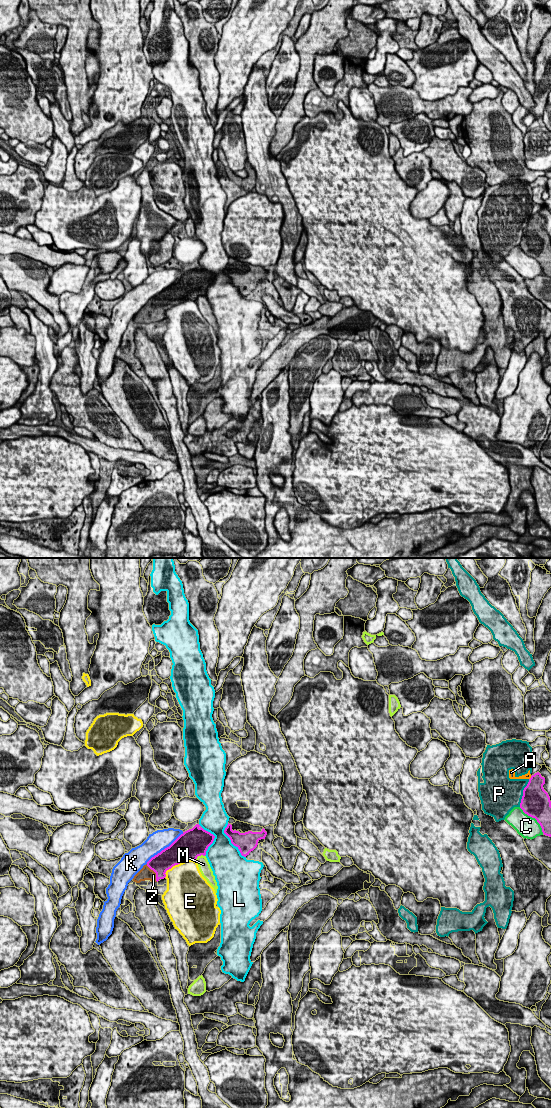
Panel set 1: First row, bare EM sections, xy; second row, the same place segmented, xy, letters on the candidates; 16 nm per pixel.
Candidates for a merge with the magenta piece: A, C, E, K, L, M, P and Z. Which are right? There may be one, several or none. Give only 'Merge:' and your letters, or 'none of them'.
Merge: Z

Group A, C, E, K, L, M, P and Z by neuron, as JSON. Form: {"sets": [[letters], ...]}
{"sets": [["A", "P"], ["C"], ["E"], ["K"], ["L"], ["M"], ["Z"]]}

